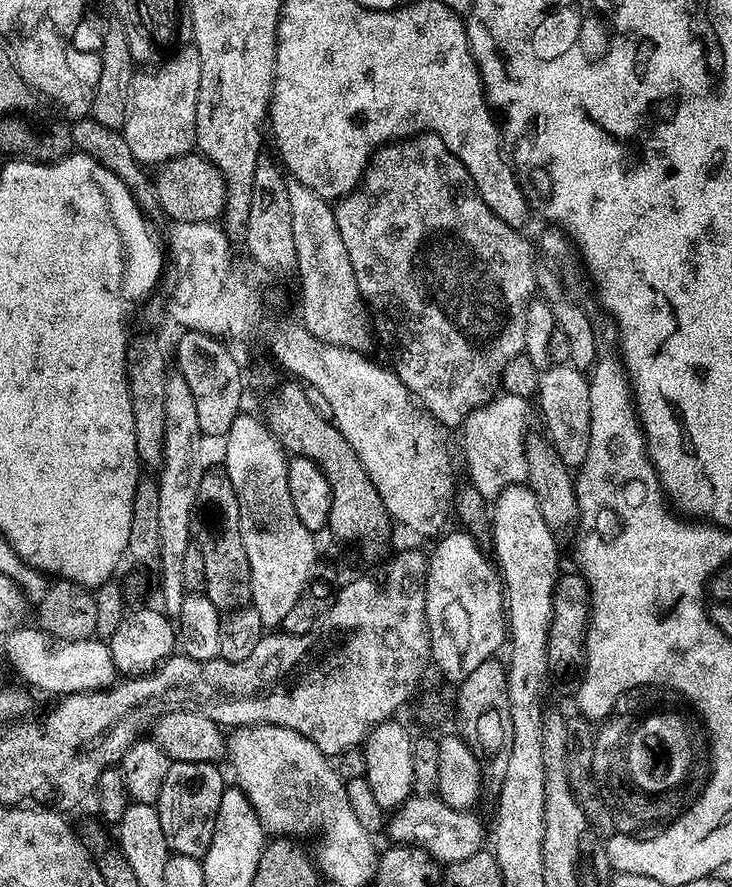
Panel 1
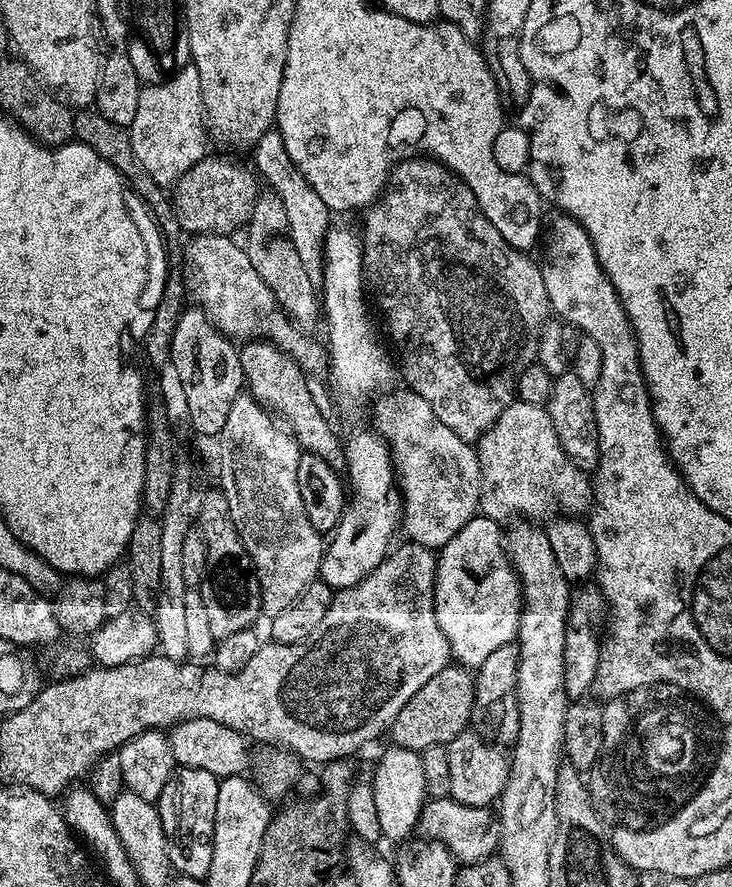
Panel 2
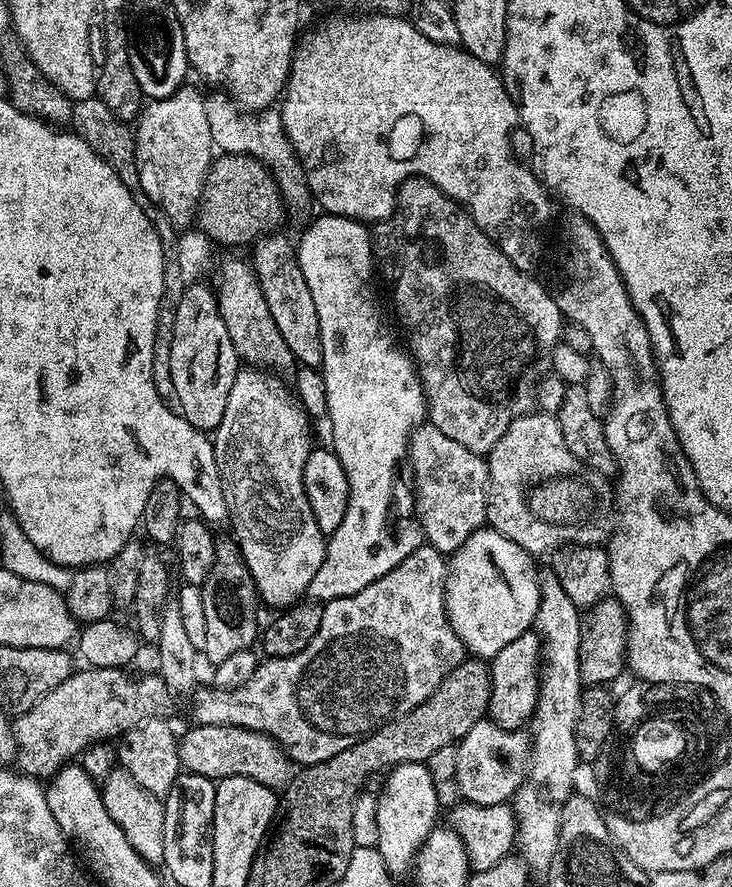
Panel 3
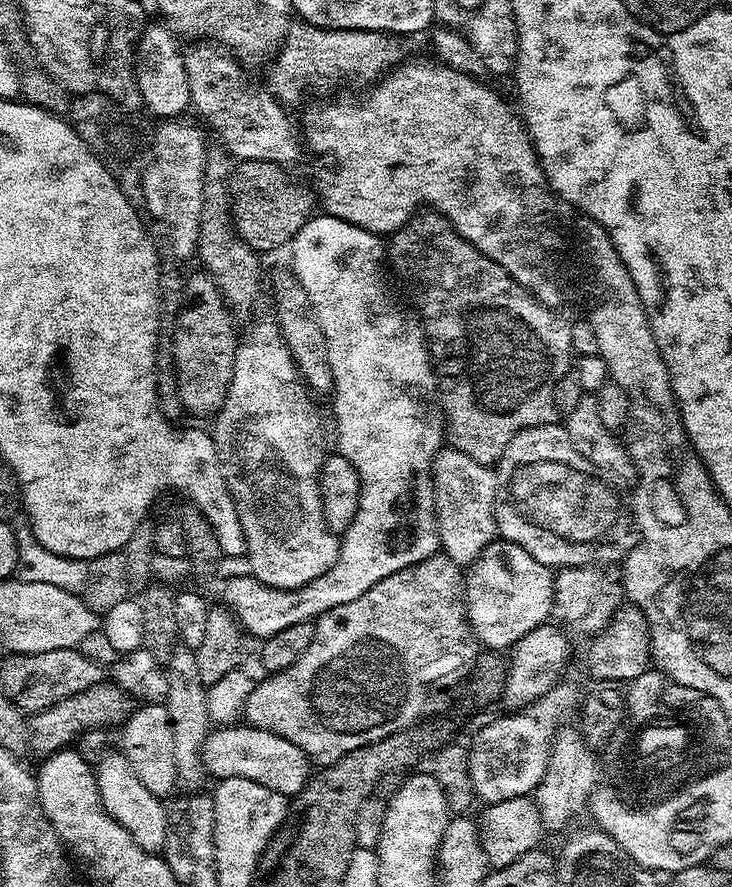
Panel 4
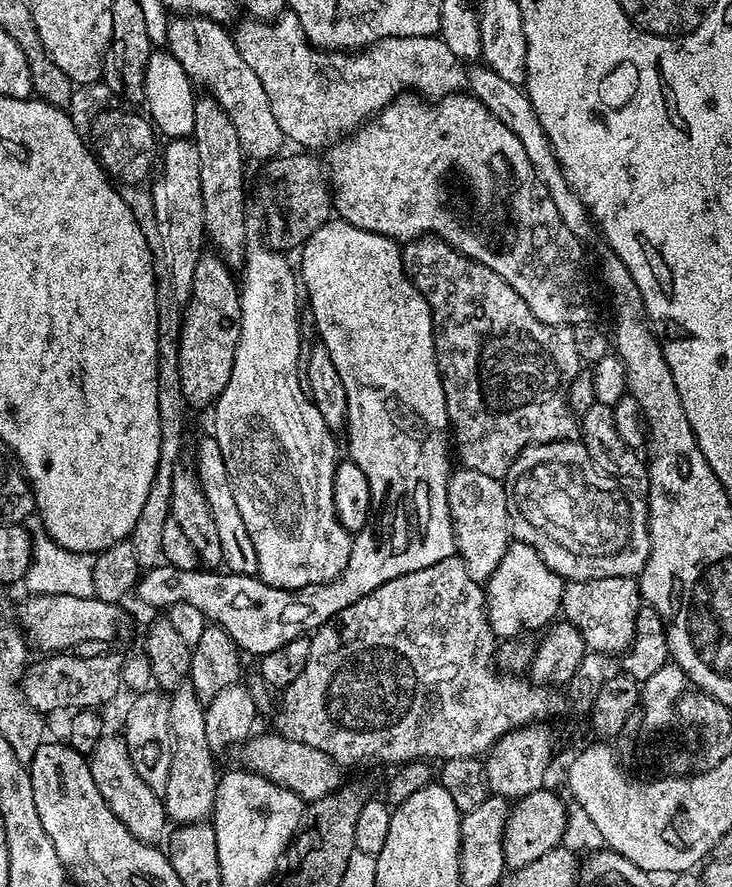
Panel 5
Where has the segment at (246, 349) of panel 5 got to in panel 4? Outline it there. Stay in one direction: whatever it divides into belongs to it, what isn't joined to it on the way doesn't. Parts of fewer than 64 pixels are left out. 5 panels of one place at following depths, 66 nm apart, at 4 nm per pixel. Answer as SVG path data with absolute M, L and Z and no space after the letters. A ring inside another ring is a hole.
M275 319L260 320L248 332L248 340L241 339L236 346L234 354L234 374L230 378L230 386L226 398L222 402L220 411L215 413L214 421L216 425L210 428L210 435L216 441L218 450L218 462L222 466L222 474L226 478L226 486L234 498L234 506L238 510L238 522L242 522L242 534L246 534L246 561L250 567L251 575L255 576L266 586L271 588L301 588L306 586L306 582L314 582L326 570L334 566L334 562L340 553L340 536L330 531L324 521L324 511L322 510L322 498L320 497L320 467L326 455L324 449L324 424L320 421L320 412L316 409L316 404L311 400L309 389L300 378L300 372L296 369L294 358L284 337L280 334L280 326Z

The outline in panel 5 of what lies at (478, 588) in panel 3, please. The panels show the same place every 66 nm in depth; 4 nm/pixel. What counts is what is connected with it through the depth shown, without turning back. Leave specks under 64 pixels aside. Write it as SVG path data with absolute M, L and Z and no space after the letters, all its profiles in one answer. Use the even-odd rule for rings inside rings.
M523 542L509 543L502 562L498 562L494 574L486 582L488 621L497 637L519 636L525 630L539 629L539 624L551 625L561 615L565 583L563 576L542 562L534 546Z

